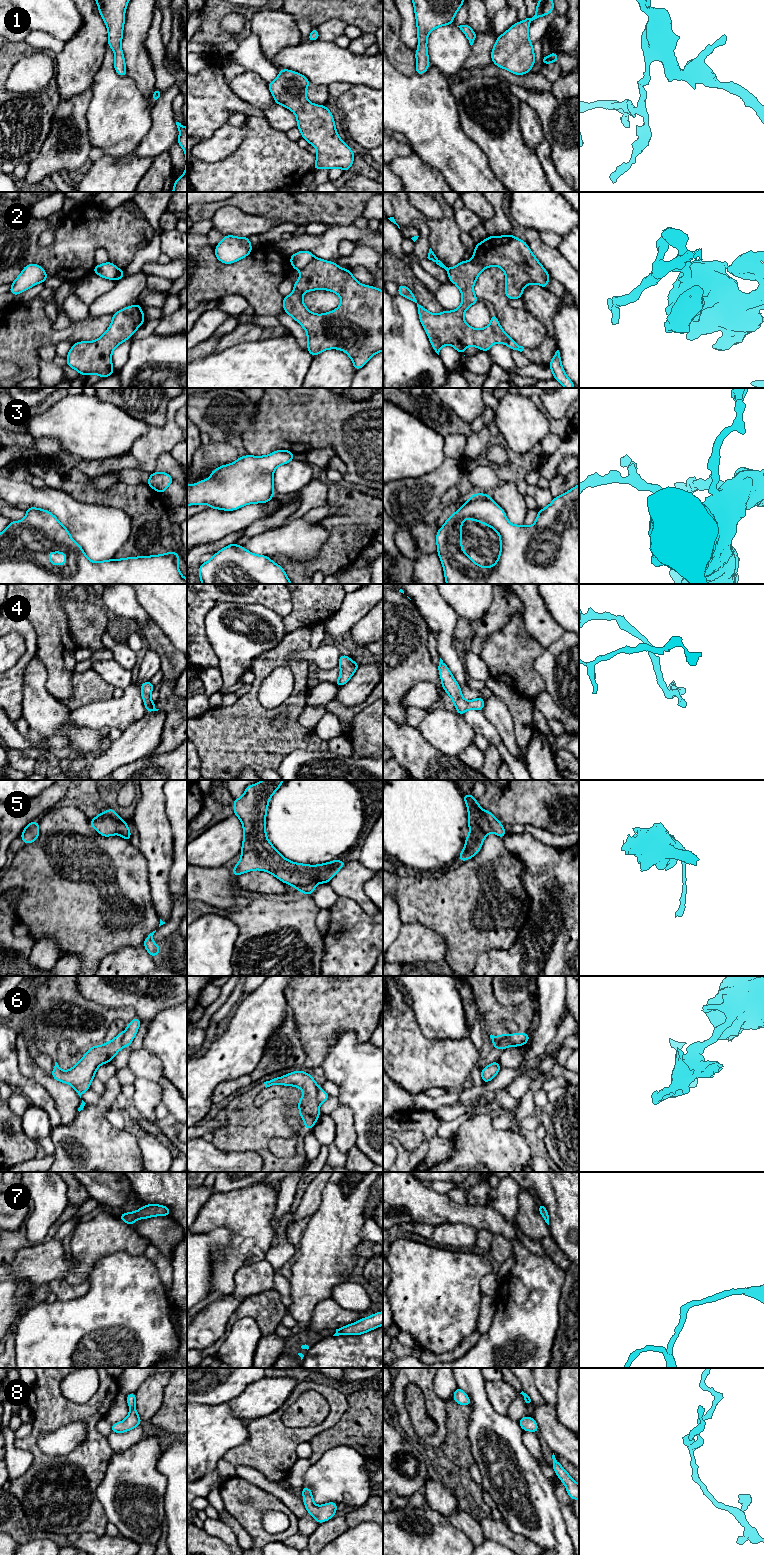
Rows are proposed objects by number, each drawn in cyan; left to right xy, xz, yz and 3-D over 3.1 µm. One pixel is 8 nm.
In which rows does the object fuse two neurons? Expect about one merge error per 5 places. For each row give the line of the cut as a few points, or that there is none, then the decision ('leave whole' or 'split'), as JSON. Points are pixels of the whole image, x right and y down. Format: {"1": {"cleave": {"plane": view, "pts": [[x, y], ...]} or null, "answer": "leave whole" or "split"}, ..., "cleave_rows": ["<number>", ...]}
{"1": {"cleave": null, "answer": "leave whole"}, "2": {"cleave": {"plane": "xz", "pts": [[314, 257], [299, 270]]}, "answer": "split"}, "3": {"cleave": null, "answer": "leave whole"}, "4": {"cleave": null, "answer": "leave whole"}, "5": {"cleave": null, "answer": "leave whole"}, "6": {"cleave": {"plane": "yz", "pts": [[508, 1041], [504, 1040], [494, 1048]]}, "answer": "split"}, "7": {"cleave": null, "answer": "leave whole"}, "8": {"cleave": null, "answer": "leave whole"}, "cleave_rows": ["2", "6"]}

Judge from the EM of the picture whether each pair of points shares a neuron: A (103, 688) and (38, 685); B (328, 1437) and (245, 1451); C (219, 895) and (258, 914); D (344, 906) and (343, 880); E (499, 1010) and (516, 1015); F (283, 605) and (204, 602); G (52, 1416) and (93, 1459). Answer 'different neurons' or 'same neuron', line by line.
A: different neurons
B: different neurons
C: different neurons
D: different neurons
E: same neuron
F: same neuron
G: same neuron

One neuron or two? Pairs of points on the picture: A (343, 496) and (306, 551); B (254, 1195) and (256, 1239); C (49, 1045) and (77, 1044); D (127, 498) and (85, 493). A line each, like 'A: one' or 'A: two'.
A: two
B: one
C: one
D: one

